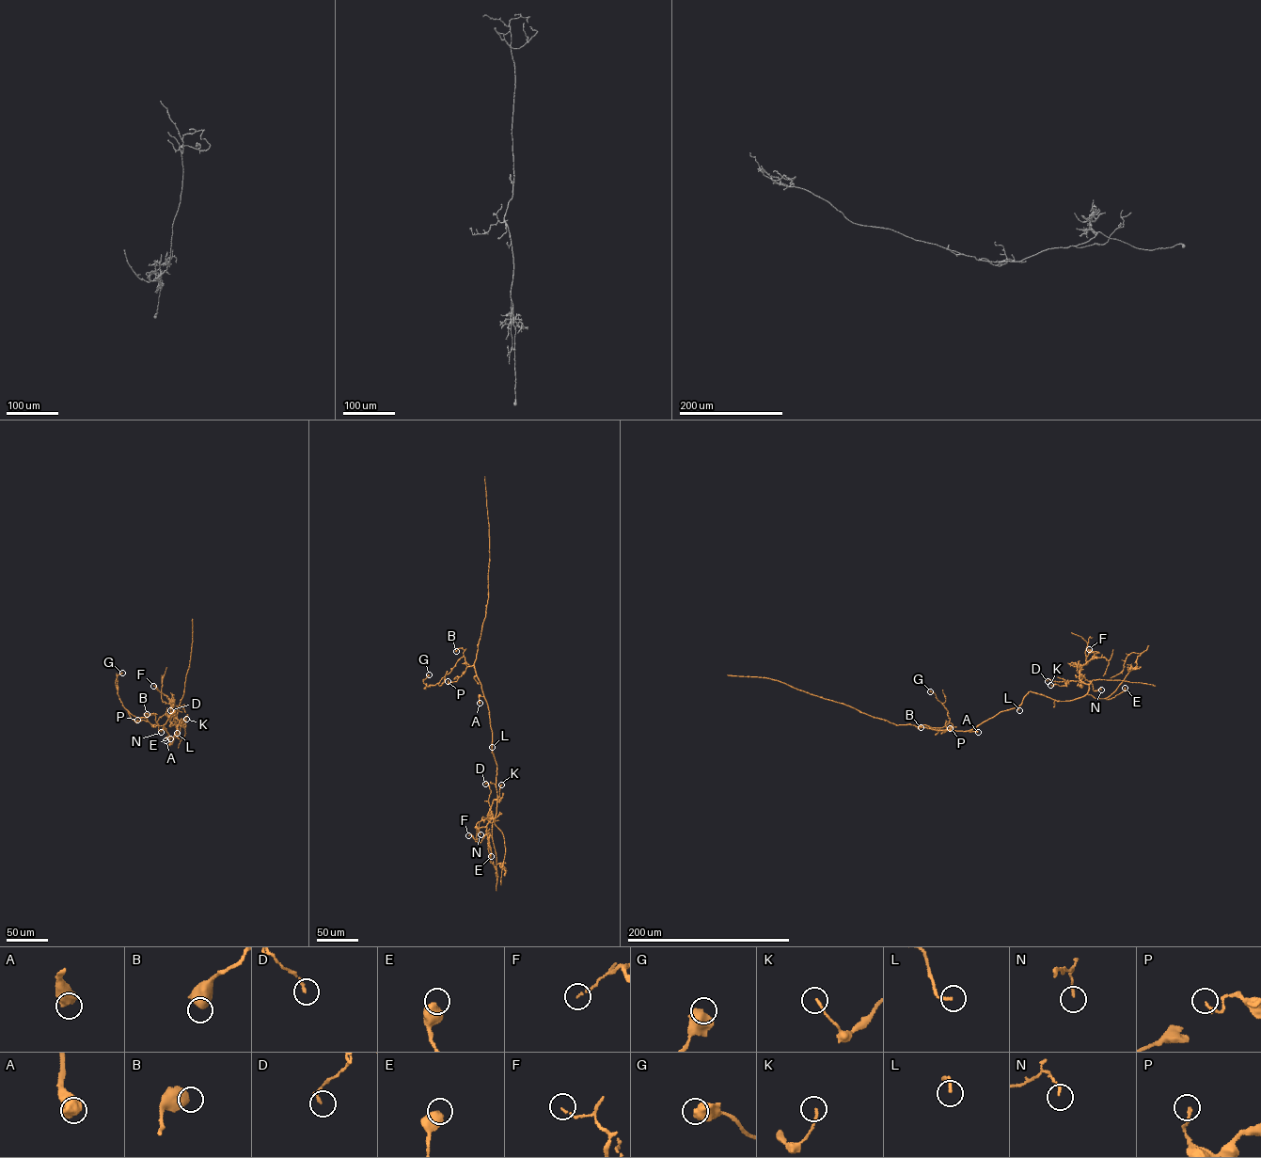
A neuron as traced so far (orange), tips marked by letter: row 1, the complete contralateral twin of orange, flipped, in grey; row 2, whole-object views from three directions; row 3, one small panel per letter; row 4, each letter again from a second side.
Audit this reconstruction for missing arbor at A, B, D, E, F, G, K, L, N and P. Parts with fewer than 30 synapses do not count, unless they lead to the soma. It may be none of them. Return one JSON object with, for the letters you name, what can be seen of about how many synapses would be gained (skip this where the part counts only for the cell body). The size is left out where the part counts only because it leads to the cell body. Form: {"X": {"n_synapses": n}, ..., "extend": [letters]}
{"extend": []}

